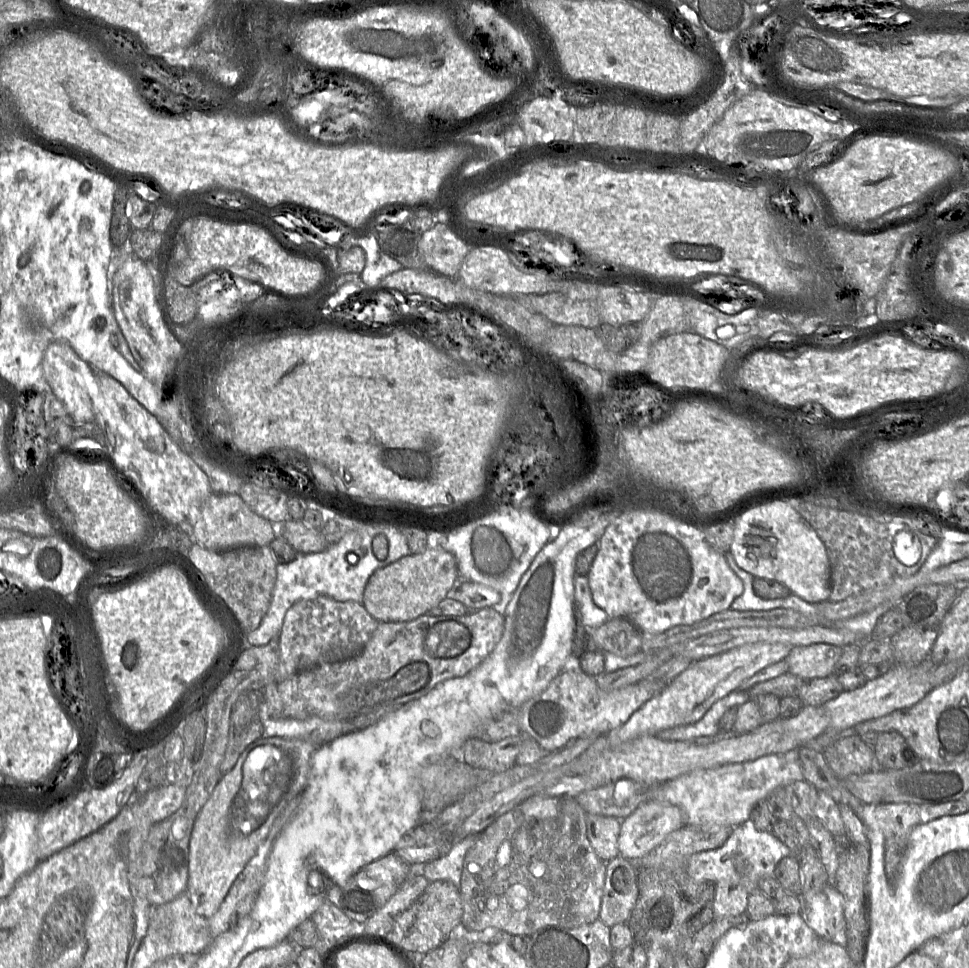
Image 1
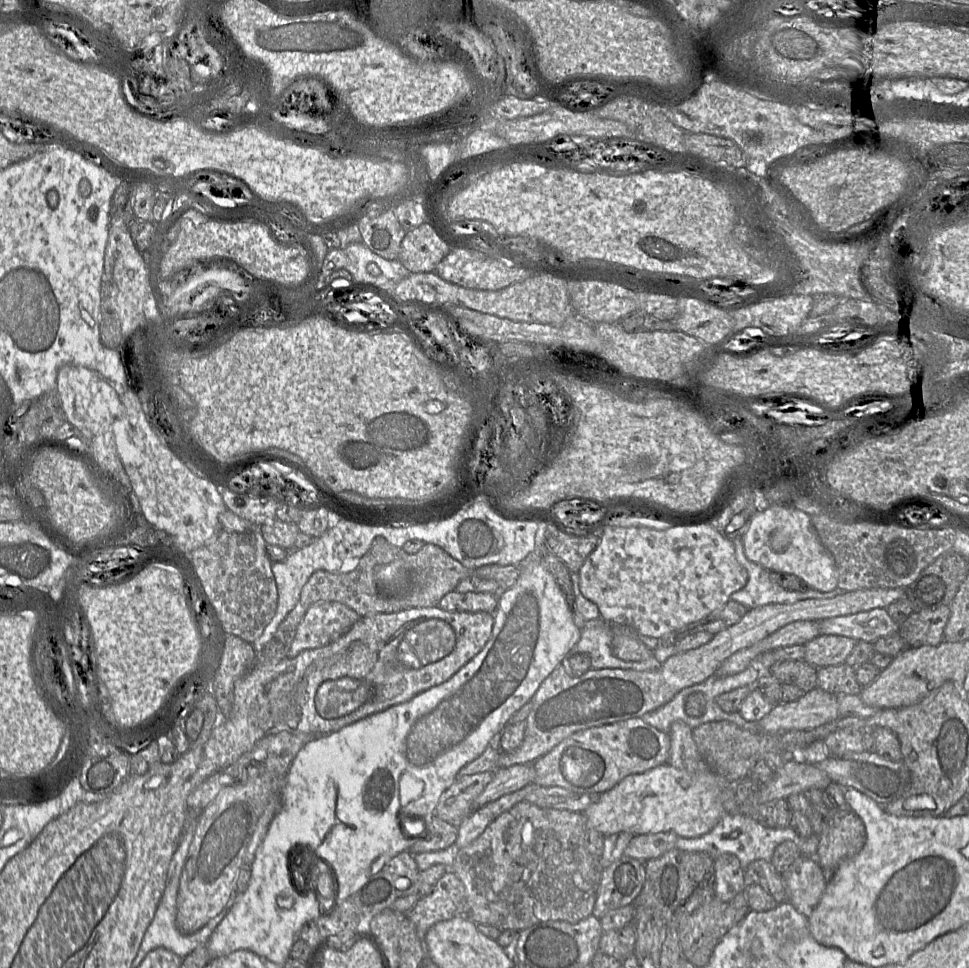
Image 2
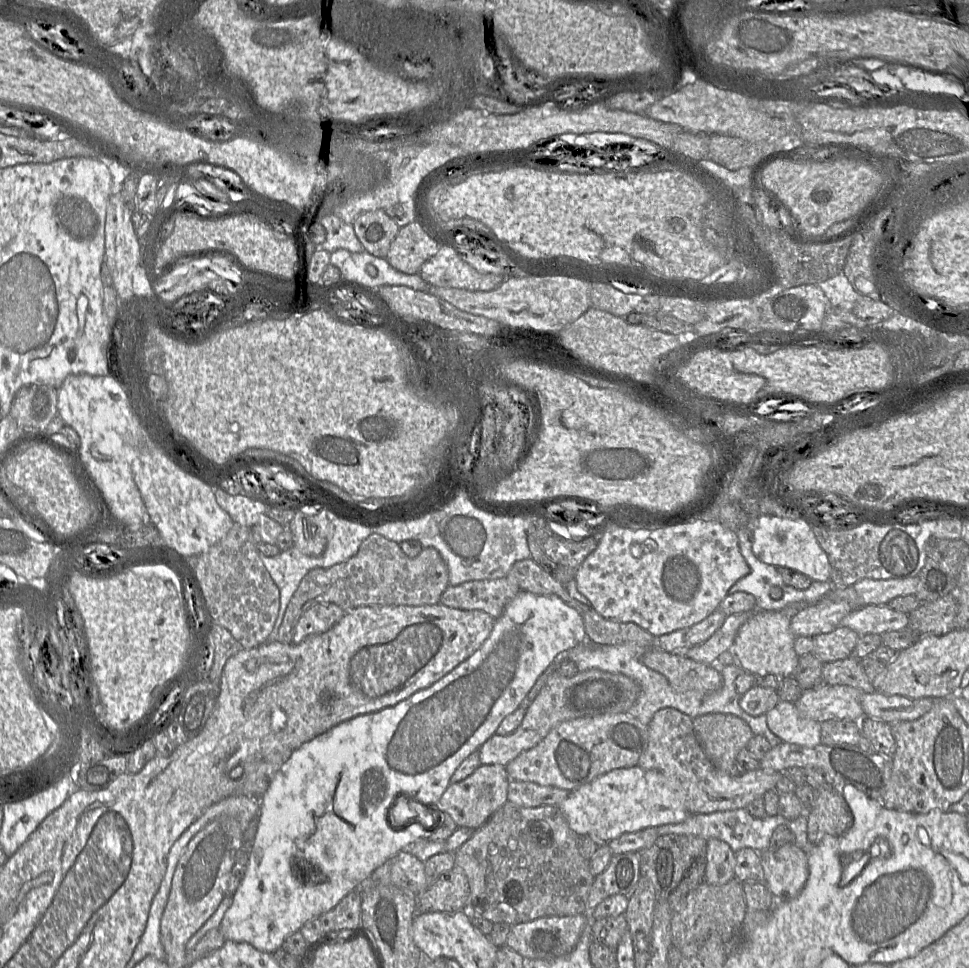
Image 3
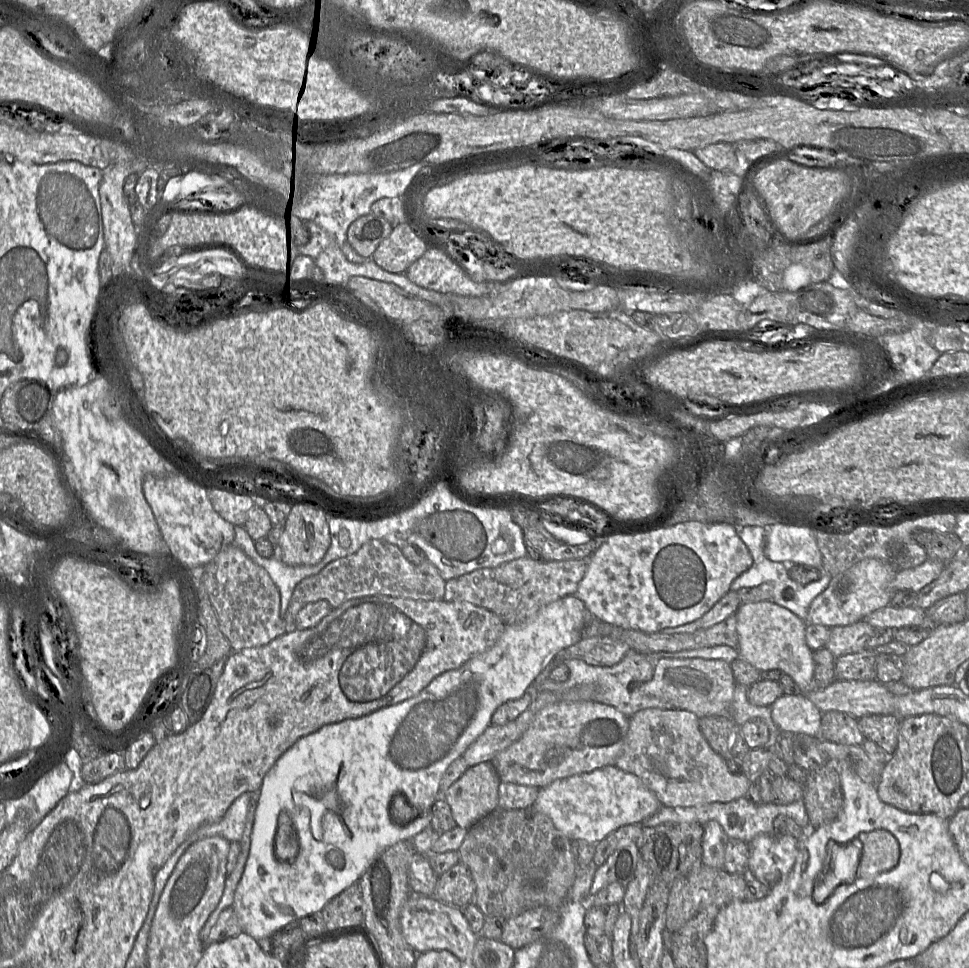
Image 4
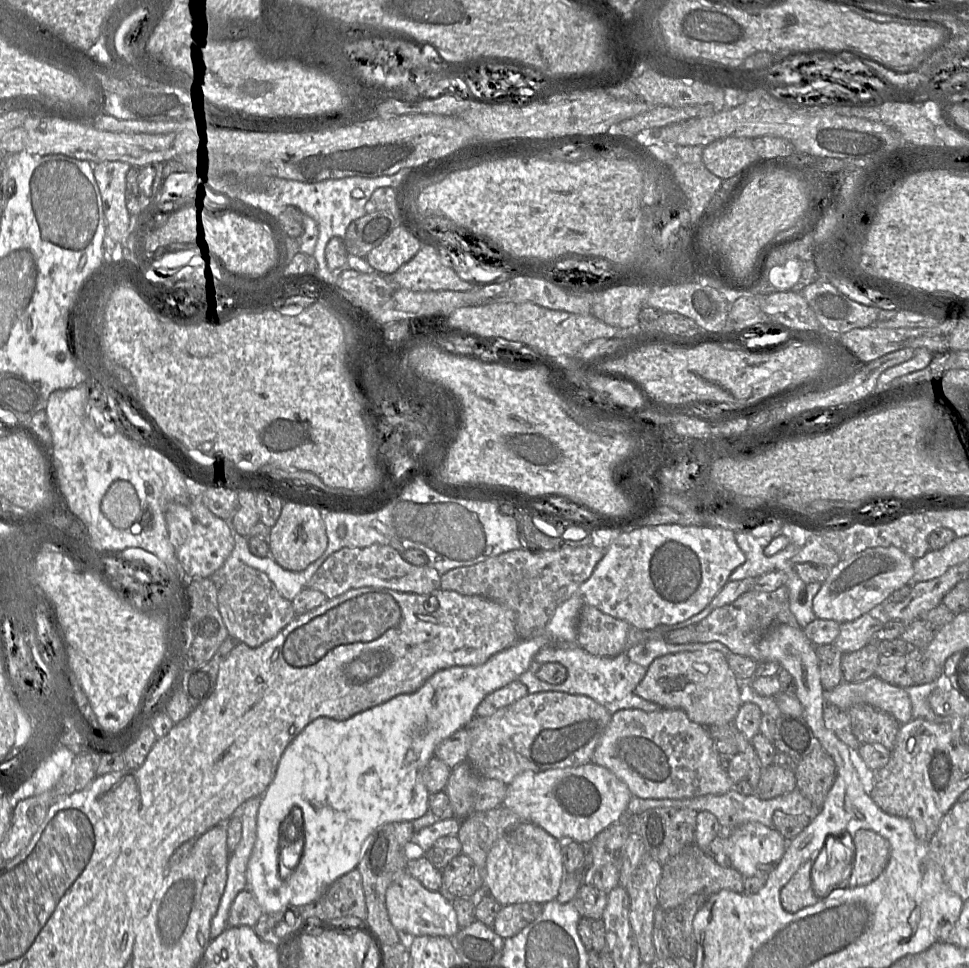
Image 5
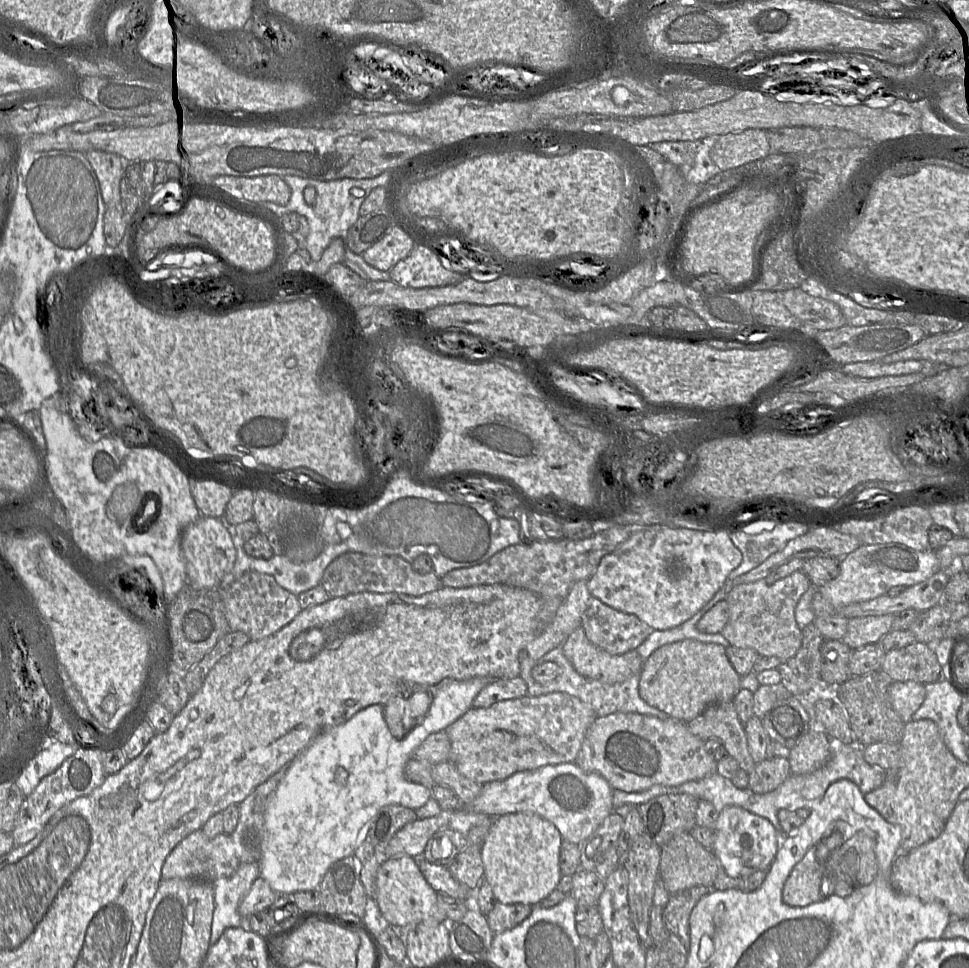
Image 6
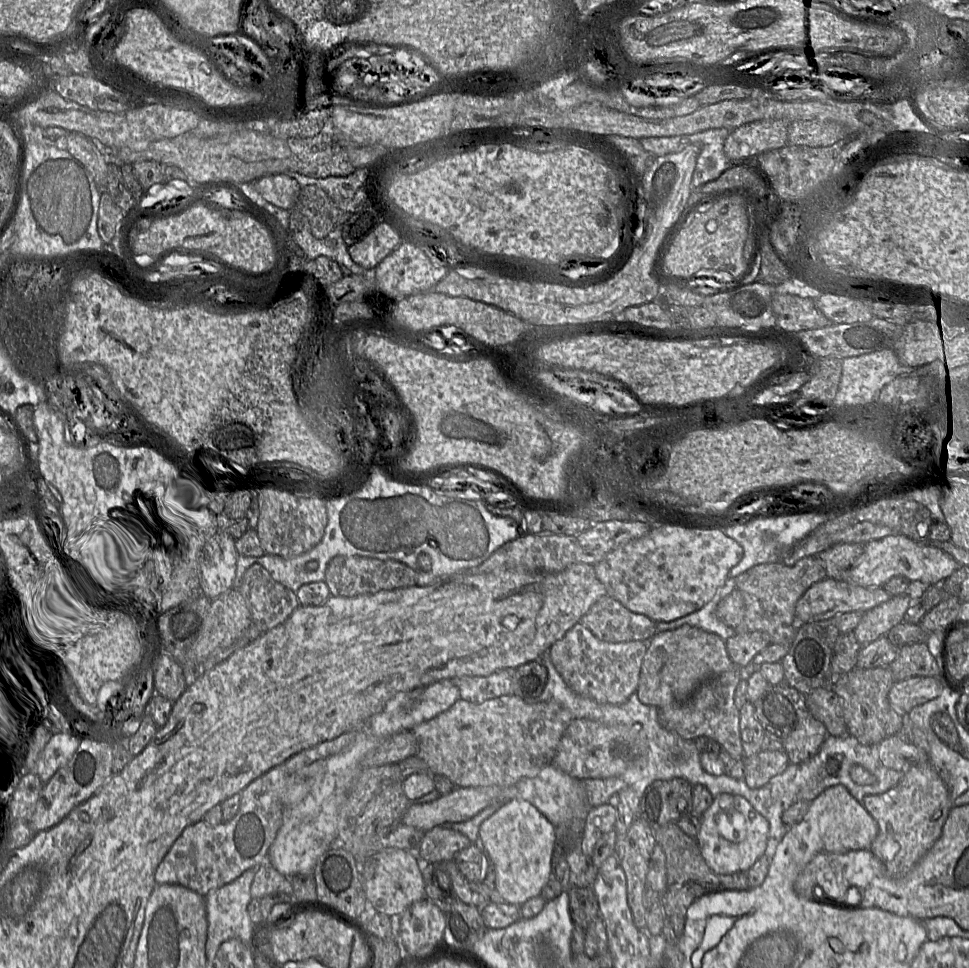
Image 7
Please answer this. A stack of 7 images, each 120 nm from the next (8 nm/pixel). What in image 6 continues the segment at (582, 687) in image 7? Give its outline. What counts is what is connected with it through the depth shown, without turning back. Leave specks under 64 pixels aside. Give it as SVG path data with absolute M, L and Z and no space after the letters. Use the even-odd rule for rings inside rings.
M581 626L562 643L565 657L582 676L615 684L640 674L644 661L636 650L612 655L592 644Z

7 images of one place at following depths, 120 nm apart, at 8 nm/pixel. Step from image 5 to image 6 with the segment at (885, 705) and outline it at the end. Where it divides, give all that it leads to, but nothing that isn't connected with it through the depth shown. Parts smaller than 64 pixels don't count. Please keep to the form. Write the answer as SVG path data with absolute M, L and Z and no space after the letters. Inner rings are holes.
M911 680L892 681L888 692L893 709L904 723L912 719L926 696L925 684Z

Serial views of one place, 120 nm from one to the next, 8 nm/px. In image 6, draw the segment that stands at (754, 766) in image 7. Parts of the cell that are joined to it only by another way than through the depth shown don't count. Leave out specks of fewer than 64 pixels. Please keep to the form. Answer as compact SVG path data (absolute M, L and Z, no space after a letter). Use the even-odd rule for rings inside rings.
M782 757L766 758L756 763L749 776L749 789L765 794L777 789L791 774L789 760Z

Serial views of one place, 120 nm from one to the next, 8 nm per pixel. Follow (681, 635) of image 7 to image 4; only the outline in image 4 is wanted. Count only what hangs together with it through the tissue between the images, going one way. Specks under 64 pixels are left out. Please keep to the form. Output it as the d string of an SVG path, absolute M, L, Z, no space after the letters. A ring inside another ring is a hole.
M661 658L654 663L652 679L641 685L641 692L670 703L671 709L692 712L699 719L706 716L731 718L735 686L731 666L722 659Z

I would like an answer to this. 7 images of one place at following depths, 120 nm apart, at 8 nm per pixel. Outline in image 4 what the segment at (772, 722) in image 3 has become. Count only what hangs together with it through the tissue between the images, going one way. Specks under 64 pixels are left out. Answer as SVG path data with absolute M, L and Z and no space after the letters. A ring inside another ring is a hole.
M806 694L780 696L770 706L781 733L802 733L819 738L822 713Z

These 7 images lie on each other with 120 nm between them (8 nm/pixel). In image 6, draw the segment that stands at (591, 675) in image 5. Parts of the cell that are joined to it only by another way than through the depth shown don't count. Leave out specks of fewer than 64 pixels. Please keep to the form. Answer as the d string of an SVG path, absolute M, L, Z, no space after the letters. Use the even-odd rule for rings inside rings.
M562 644L544 654L538 661L531 658L524 658L521 661L519 677L521 677L527 685L527 695L540 696L553 692L565 692L571 696L575 696L592 707L598 717L604 717L613 713L639 713L655 716L660 719L667 719L669 715L646 703L639 695L640 674L635 674L620 683L607 684L598 680L588 678L579 674L570 661L565 657ZM542 662L554 662L559 667L558 675L549 683L538 683L532 677L532 669L535 665Z

